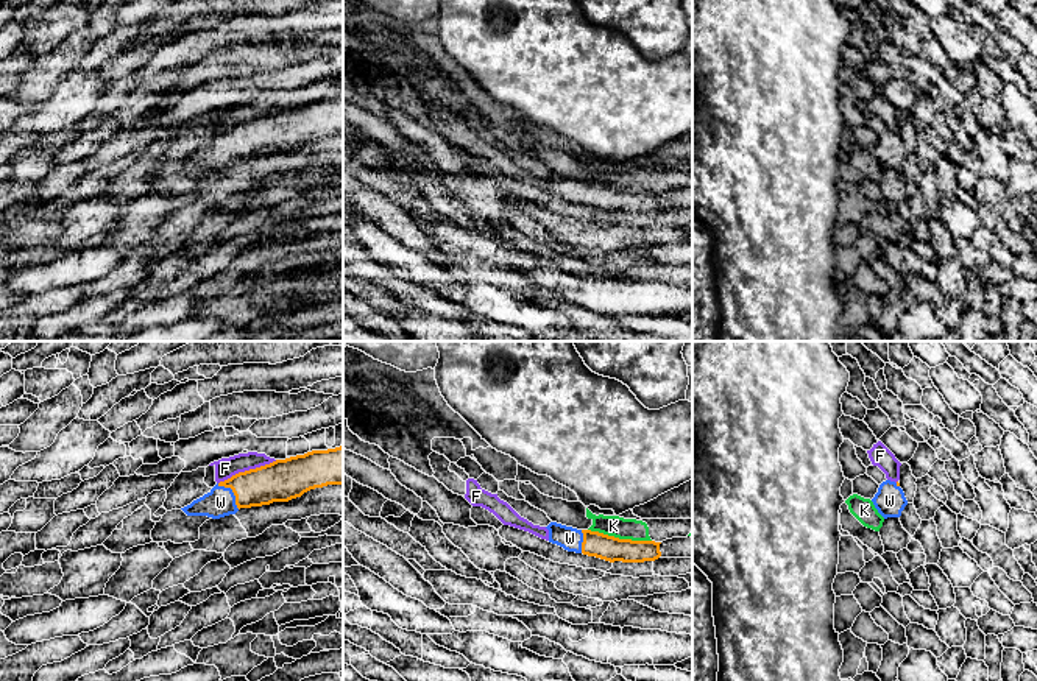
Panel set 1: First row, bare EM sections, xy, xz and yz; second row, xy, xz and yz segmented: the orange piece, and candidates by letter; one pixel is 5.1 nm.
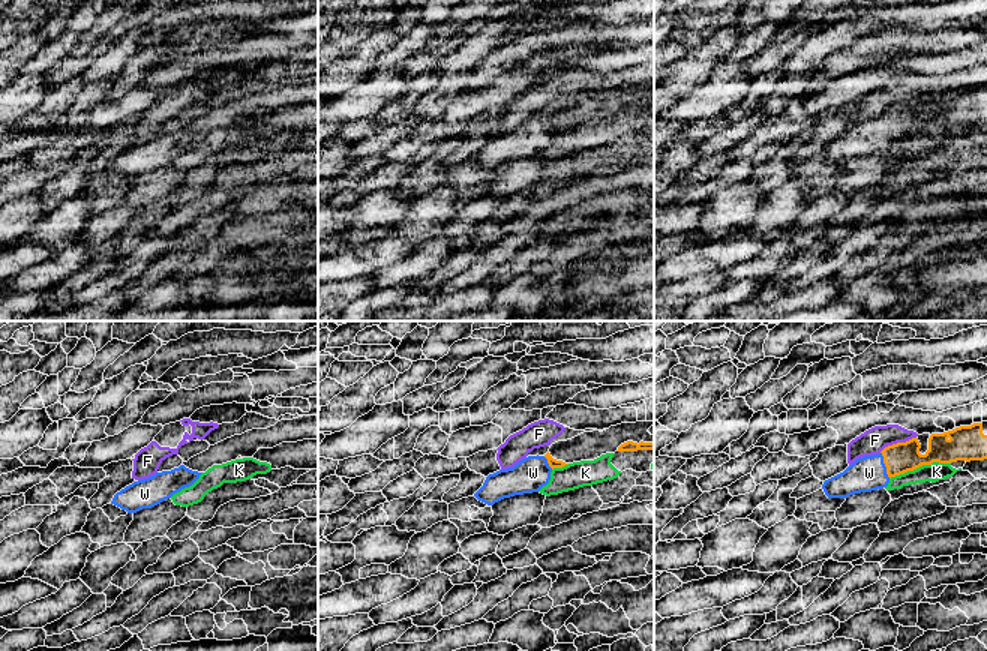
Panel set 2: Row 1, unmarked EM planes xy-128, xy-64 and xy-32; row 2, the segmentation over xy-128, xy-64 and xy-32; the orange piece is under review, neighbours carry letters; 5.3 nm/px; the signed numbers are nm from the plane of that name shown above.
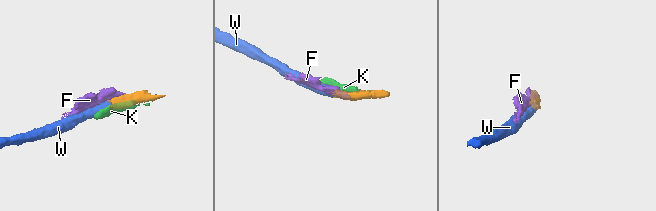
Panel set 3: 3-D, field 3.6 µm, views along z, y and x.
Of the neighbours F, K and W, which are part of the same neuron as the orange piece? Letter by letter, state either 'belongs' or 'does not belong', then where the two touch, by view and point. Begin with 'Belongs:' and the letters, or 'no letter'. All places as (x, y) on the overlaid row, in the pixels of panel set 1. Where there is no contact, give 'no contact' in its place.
Belongs: W
F: does not belong; contact xy (247, 471)
K: does not belong; contact xz (618, 538)
W: belongs; contact xy (233, 491)

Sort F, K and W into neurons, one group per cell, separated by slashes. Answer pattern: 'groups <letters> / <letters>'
groups F / K / W

